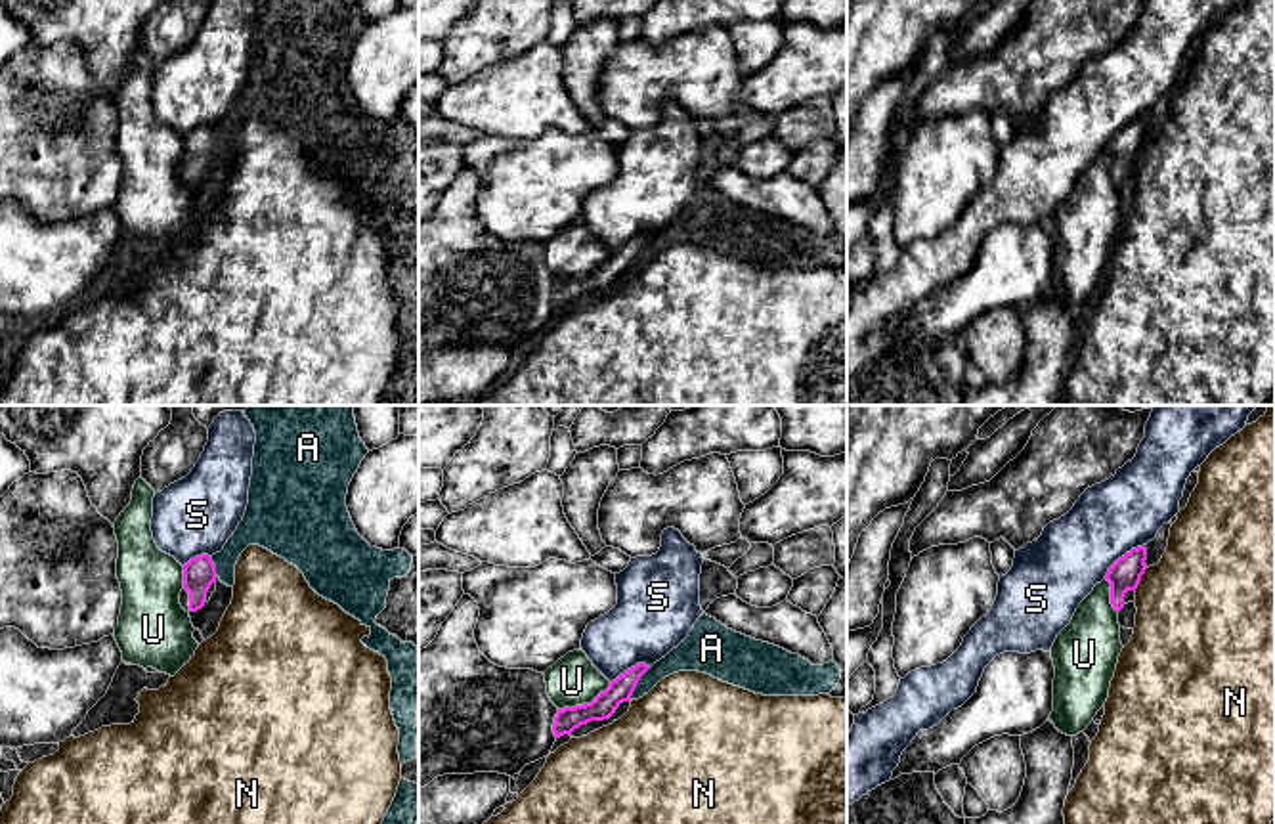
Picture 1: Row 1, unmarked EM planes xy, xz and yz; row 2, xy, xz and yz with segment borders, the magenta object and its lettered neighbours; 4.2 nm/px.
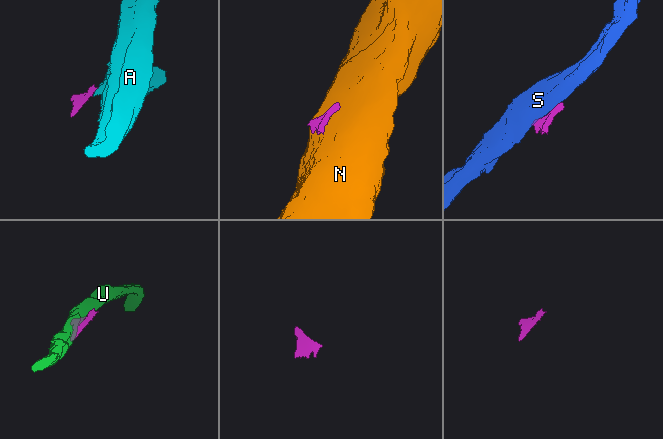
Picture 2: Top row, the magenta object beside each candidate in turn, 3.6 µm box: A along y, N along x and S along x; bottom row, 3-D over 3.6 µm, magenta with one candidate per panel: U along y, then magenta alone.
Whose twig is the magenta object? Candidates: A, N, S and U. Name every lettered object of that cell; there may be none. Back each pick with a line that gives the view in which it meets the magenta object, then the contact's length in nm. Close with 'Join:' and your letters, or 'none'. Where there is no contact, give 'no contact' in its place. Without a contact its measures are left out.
Join: none

